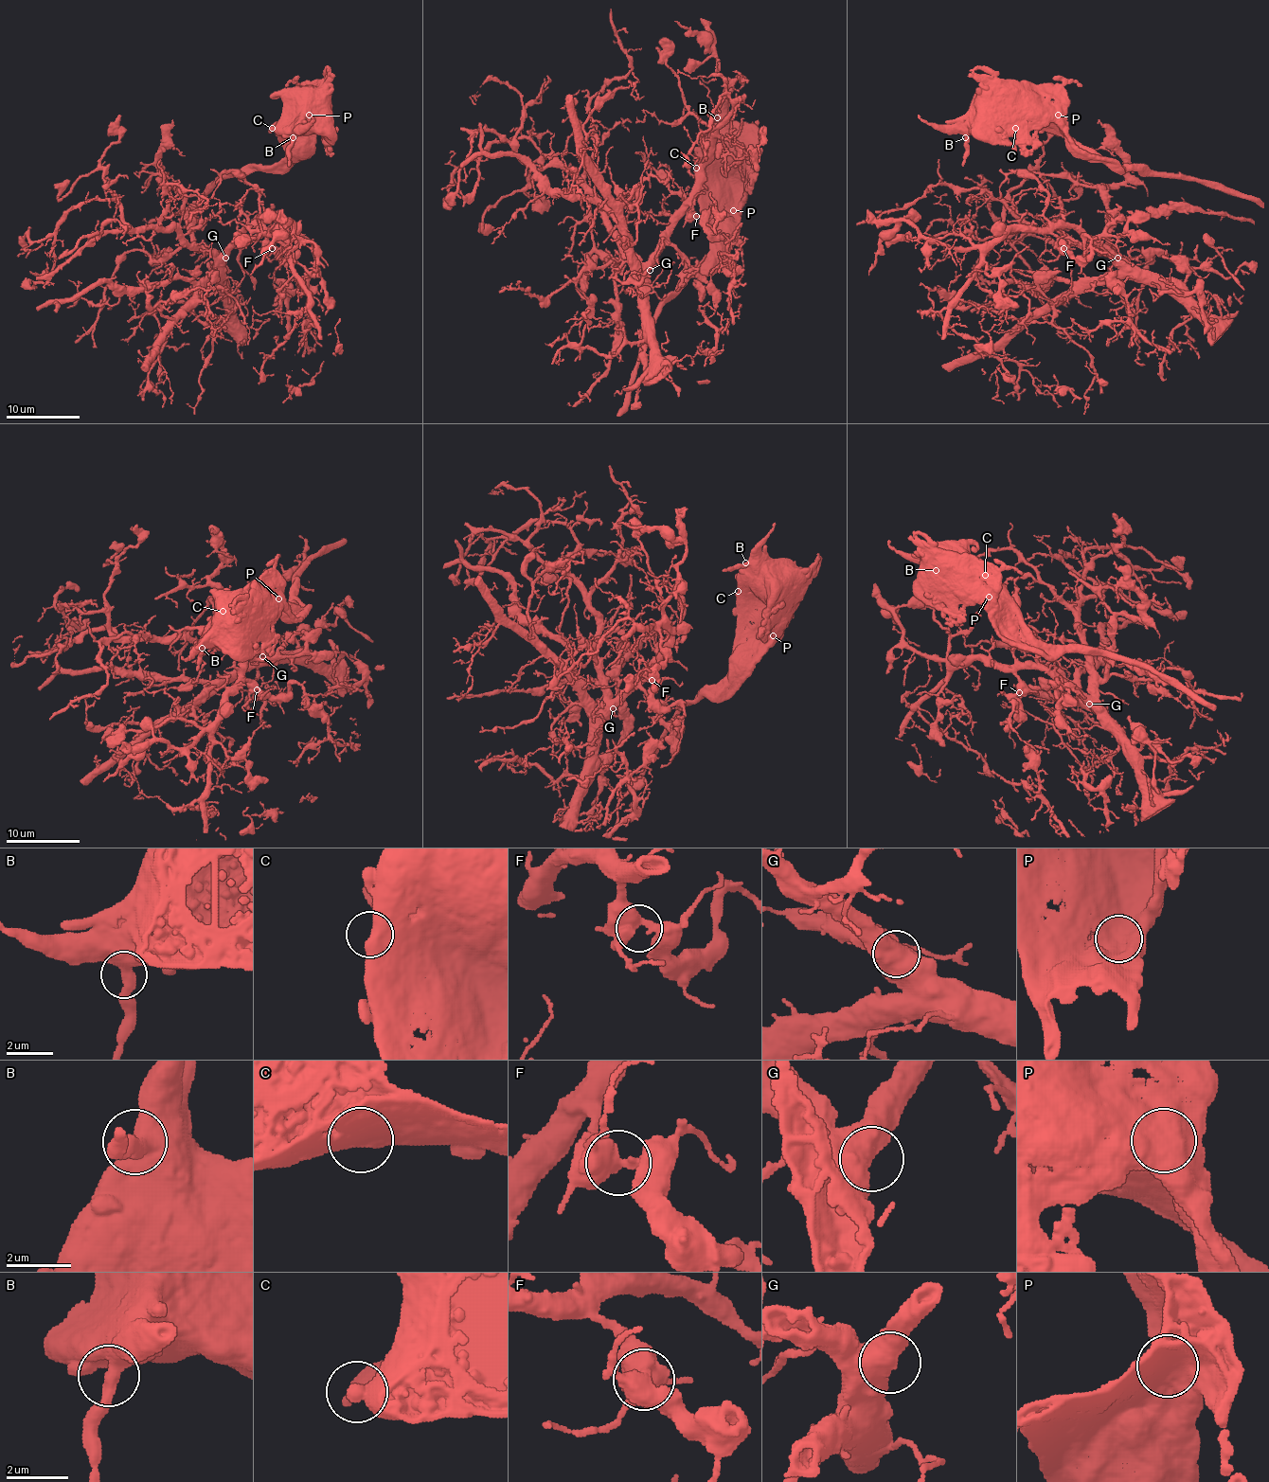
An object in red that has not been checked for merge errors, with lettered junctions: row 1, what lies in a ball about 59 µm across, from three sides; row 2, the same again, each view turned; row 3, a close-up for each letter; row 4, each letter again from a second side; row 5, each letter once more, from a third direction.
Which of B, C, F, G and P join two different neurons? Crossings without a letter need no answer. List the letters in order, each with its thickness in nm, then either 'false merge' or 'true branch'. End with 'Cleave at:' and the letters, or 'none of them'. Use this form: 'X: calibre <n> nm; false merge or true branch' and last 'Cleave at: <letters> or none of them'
B: calibre 480 nm; true branch
C: calibre 800 nm; true branch
F: calibre 600 nm; true branch
G: calibre 900 nm; true branch
P: calibre 1400 nm; true branch
Cleave at: none of them

